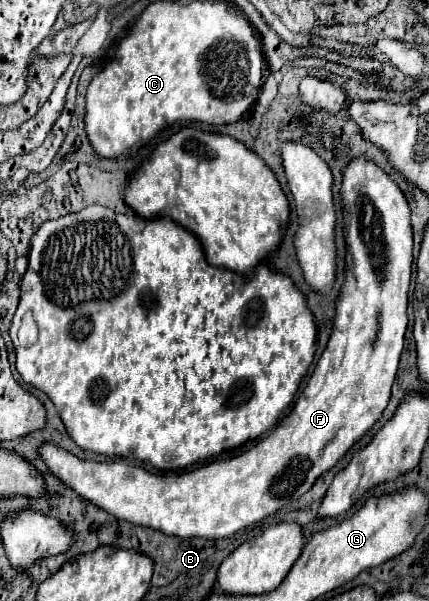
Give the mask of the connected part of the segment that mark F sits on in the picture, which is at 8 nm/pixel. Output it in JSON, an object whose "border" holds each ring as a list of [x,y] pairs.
{"border":[[[354,159],[342,171],[340,187],[342,211],[344,211],[344,241],[346,241],[346,271],[344,285],[334,303],[332,333],[328,345],[308,379],[308,385],[296,399],[290,413],[272,429],[264,439],[260,439],[252,449],[242,455],[222,459],[216,463],[202,465],[194,471],[182,475],[154,475],[136,465],[126,463],[94,463],[82,461],[72,453],[58,449],[56,445],[44,443],[40,455],[50,467],[50,471],[70,489],[74,489],[84,499],[102,507],[118,519],[126,519],[136,525],[152,527],[176,537],[204,537],[204,539],[226,539],[234,533],[262,521],[264,517],[276,513],[280,507],[300,499],[314,481],[328,469],[332,469],[338,459],[380,419],[384,407],[390,399],[390,387],[396,377],[398,359],[404,347],[404,331],[408,325],[408,287],[410,287],[410,267],[412,267],[412,227],[410,209],[404,193],[390,179],[382,167],[370,163],[368,159]]]}

